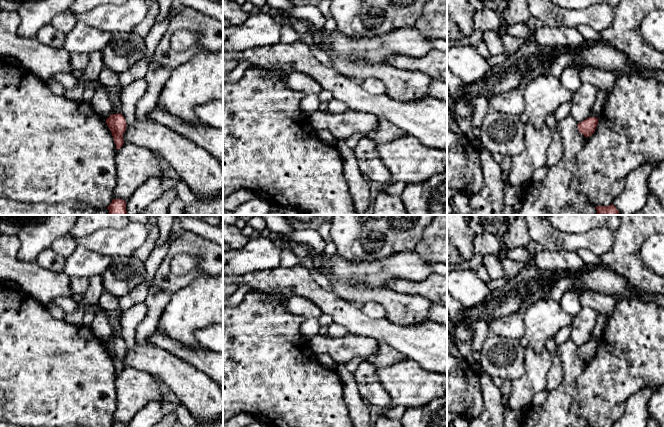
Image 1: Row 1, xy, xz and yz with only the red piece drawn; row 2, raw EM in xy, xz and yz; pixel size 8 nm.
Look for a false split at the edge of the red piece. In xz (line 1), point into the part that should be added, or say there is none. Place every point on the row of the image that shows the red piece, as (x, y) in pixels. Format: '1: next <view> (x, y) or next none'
1: next none

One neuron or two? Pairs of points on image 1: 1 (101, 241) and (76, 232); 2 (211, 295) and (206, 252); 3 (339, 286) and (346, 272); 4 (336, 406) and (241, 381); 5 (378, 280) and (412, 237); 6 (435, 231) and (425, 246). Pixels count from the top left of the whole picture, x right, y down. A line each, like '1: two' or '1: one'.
1: two
2: two
3: two
4: one
5: two
6: one

